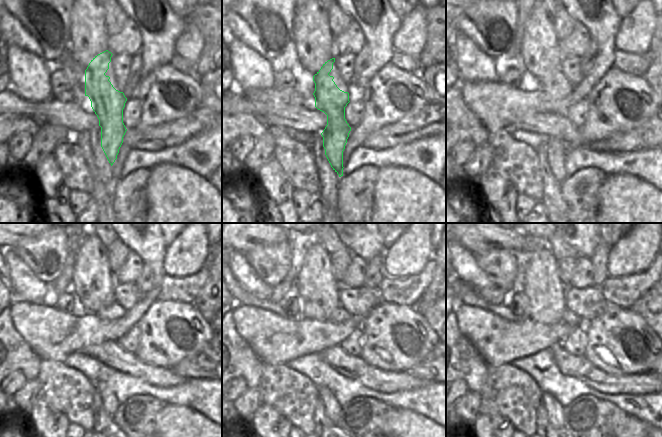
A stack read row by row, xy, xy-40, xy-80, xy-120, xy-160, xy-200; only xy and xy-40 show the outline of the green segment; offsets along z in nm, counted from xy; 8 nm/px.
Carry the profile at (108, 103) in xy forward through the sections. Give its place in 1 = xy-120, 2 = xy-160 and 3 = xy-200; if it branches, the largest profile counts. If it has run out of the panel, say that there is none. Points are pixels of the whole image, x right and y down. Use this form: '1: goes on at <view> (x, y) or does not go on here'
1: goes on at xy-120 (110, 402)
2: goes on at xy-160 (332, 407)
3: goes on at xy-200 (554, 410)

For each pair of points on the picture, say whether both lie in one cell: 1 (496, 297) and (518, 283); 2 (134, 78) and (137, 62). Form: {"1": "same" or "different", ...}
{"1": "same", "2": "same"}

